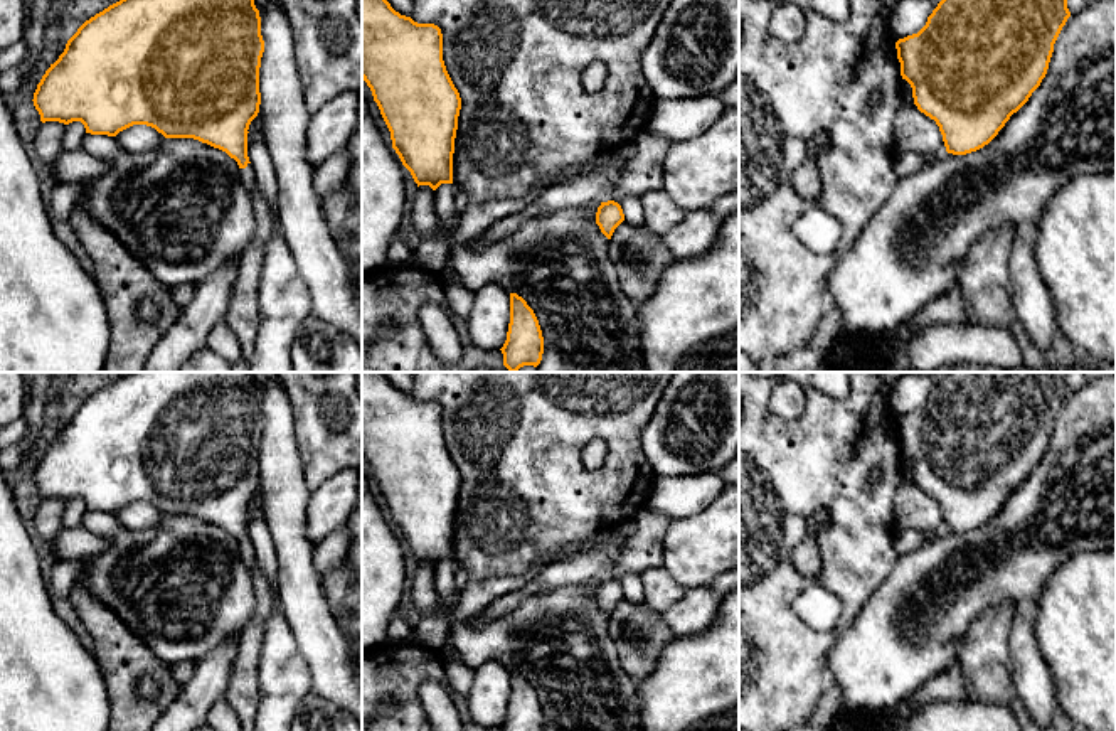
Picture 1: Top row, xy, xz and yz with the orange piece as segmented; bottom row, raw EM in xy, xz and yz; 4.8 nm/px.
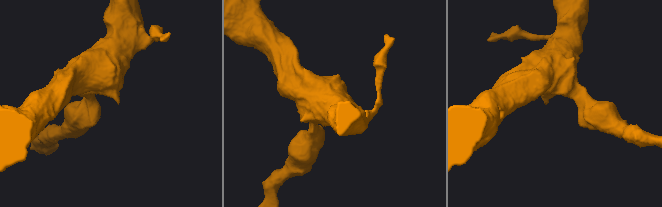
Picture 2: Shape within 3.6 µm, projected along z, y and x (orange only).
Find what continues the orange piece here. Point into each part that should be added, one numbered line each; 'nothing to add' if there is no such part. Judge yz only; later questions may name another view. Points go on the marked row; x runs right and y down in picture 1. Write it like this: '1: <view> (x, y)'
nothing to add

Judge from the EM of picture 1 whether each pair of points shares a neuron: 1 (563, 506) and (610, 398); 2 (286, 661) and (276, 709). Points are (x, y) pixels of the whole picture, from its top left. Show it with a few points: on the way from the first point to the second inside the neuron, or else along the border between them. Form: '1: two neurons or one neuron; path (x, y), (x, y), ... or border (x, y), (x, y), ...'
1: one neuron; path (563, 479), (563, 445), (583, 425)
2: one neuron; path (283, 672), (280, 698)

